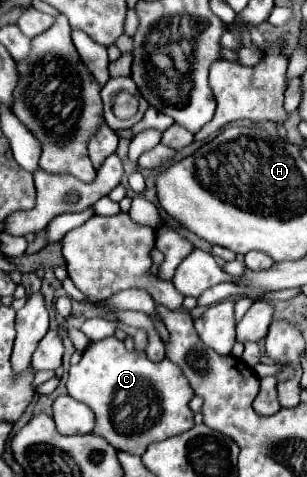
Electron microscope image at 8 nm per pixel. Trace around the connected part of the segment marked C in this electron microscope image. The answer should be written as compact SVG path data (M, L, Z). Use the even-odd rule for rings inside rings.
M116 336L90 342L78 366L70 368L68 394L88 404L96 414L96 434L104 436L116 450L140 456L152 442L178 436L194 426L188 402L194 390L180 368L166 362L150 362L140 350L126 350Z

